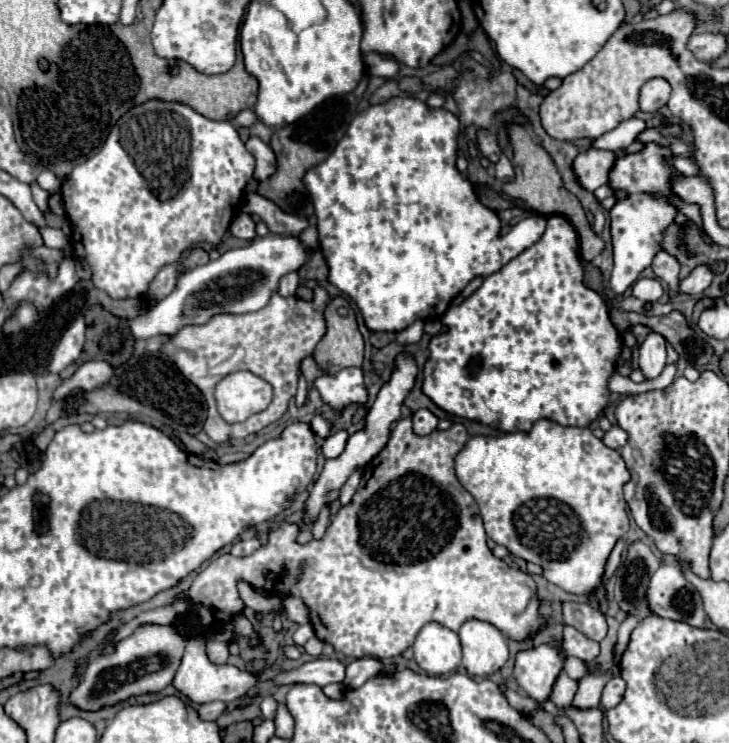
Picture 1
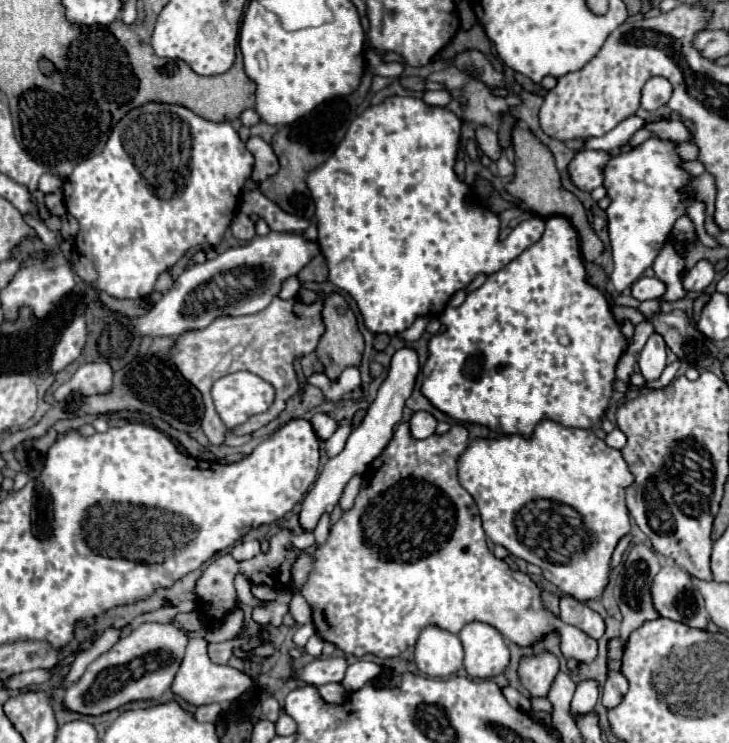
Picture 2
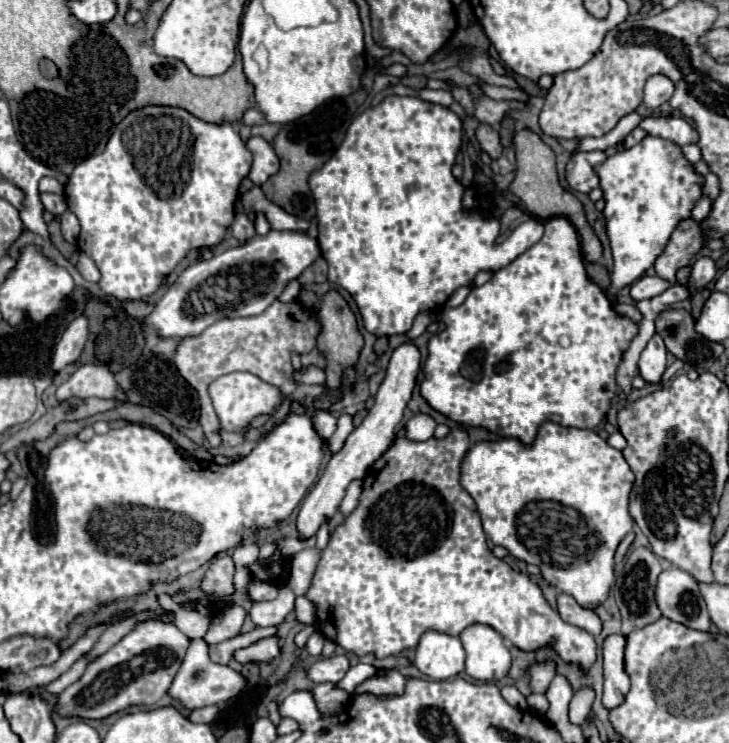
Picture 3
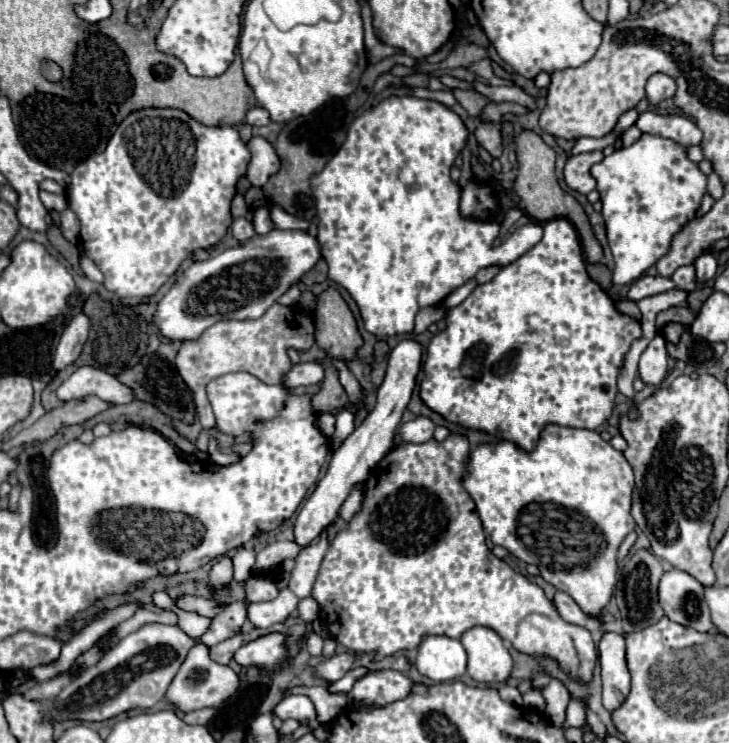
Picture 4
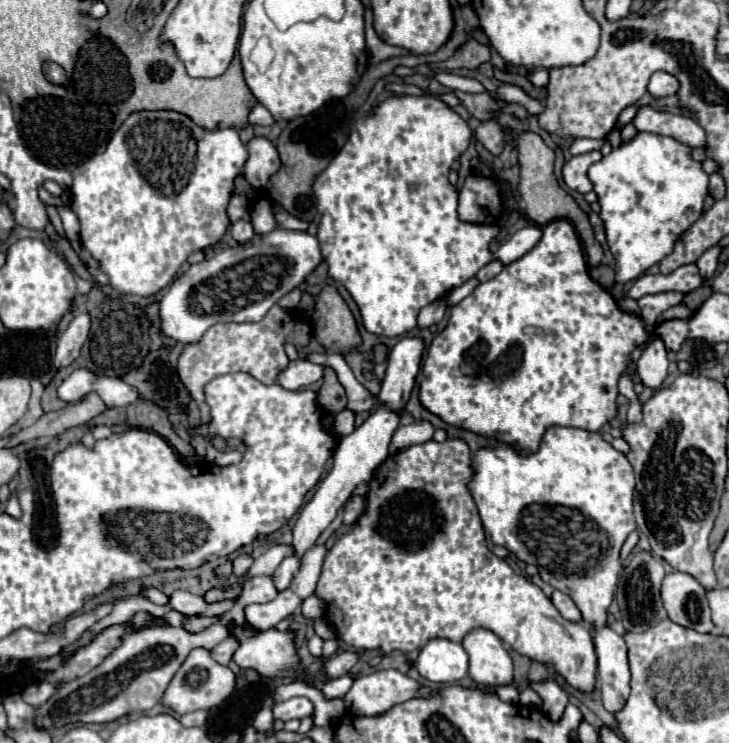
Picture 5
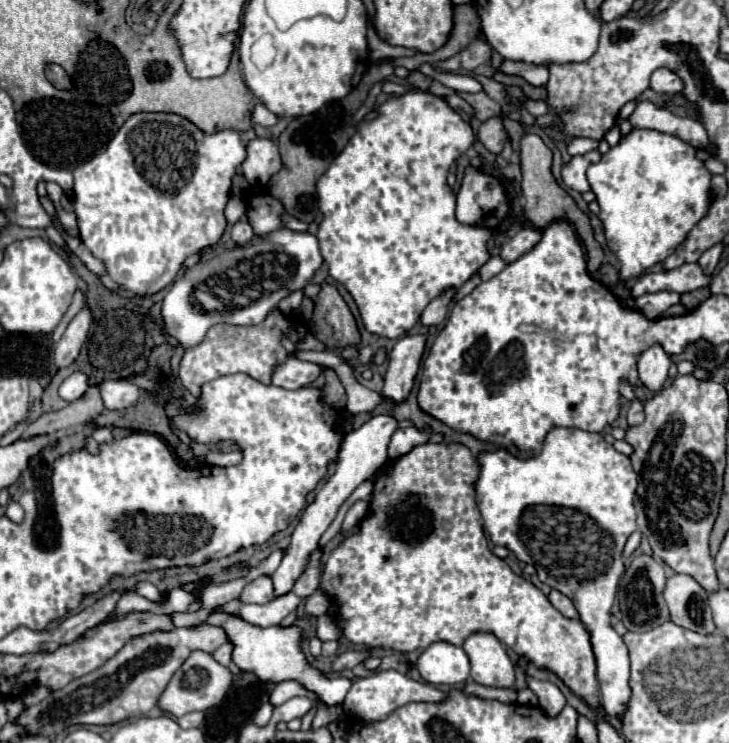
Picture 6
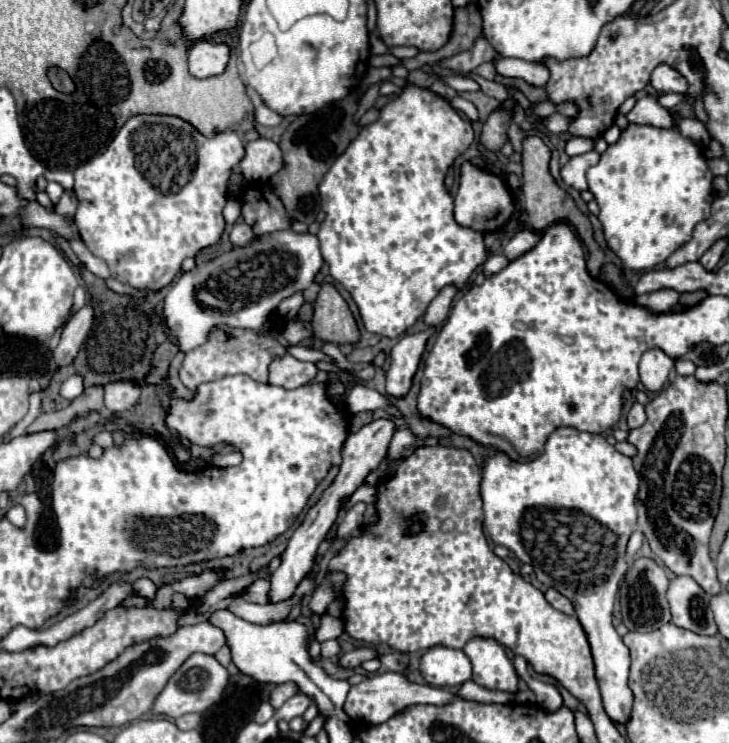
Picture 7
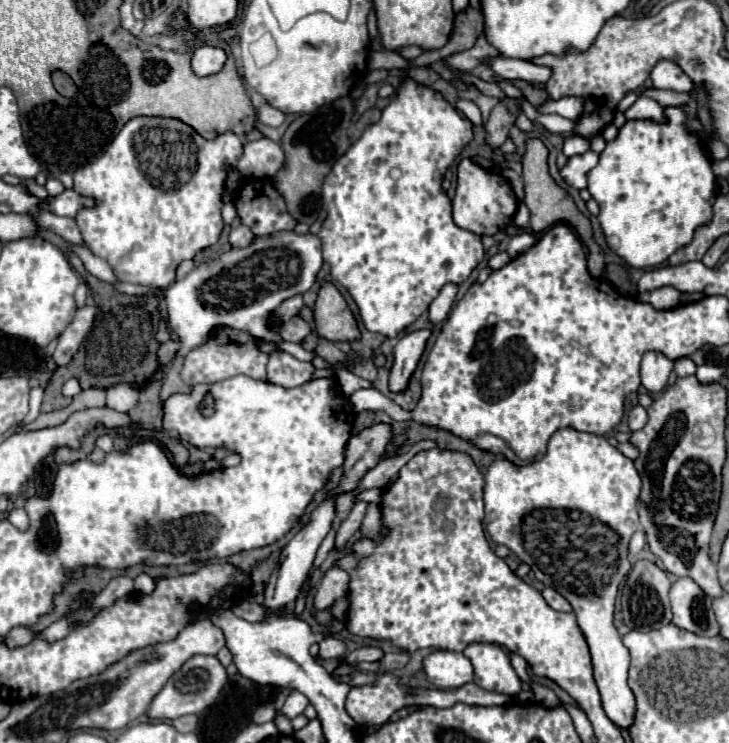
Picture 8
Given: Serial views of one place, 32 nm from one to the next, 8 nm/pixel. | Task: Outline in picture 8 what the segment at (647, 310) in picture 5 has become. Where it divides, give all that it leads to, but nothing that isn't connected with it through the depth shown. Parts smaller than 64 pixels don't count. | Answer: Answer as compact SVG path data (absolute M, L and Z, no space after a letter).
M663 287L653 291L644 292L638 296L640 302L648 302L654 308L674 308L680 302L680 292L673 287Z

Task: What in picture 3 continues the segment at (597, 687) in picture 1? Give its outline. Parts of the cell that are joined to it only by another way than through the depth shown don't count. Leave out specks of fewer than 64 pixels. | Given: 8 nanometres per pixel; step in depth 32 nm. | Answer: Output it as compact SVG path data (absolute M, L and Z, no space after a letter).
M584 688L578 694L574 694L574 698L570 702L570 712L568 712L572 724L582 724L588 718L592 700L594 700L594 692L590 688Z

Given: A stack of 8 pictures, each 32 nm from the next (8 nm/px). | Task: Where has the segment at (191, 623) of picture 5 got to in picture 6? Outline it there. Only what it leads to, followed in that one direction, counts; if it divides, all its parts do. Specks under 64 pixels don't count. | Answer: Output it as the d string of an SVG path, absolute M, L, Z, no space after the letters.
M212 612L206 620L208 624L224 628L228 632L228 640L232 642L232 662L242 670L242 672L252 672L258 680L262 682L286 682L286 680L296 680L300 682L306 690L314 692L318 702L322 706L342 706L346 692L350 690L352 682L348 678L338 678L330 680L324 676L318 668L314 668L308 660L306 654L302 652L302 636L304 630L296 624L292 626L270 626L270 628L260 628L250 622L244 622L242 618L228 614L228 612Z

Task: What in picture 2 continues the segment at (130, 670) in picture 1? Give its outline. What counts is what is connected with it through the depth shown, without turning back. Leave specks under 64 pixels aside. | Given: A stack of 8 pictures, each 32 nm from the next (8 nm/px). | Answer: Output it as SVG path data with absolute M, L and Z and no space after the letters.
M146 622L120 638L106 654L98 656L84 676L68 686L64 708L84 716L100 716L136 700L158 700L172 684L186 650L186 634L174 624Z

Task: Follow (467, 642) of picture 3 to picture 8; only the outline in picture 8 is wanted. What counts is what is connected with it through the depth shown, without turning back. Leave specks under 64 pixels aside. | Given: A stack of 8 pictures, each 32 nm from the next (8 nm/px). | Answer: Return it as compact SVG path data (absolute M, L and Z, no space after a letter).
M470 644L464 656L474 666L474 682L490 692L518 696L522 680L514 672L508 654L498 644Z

